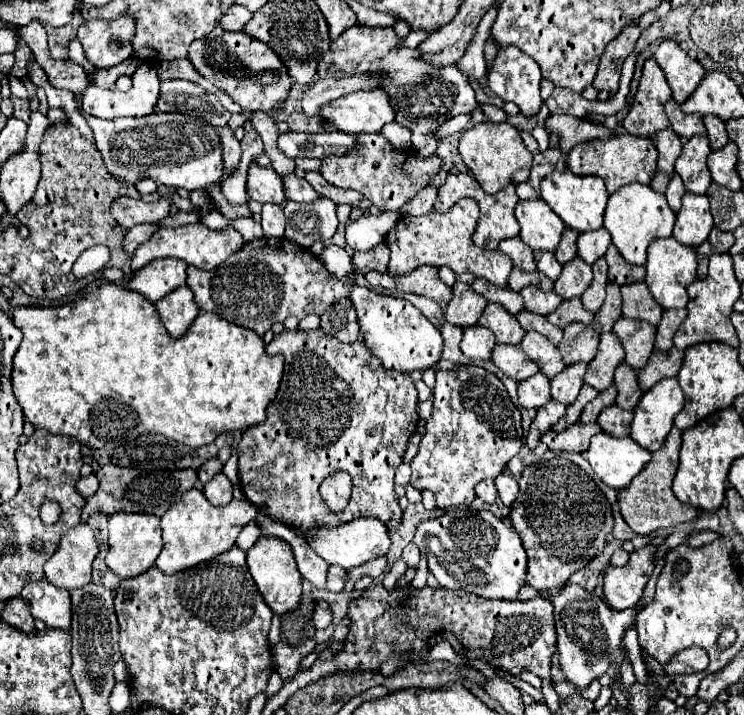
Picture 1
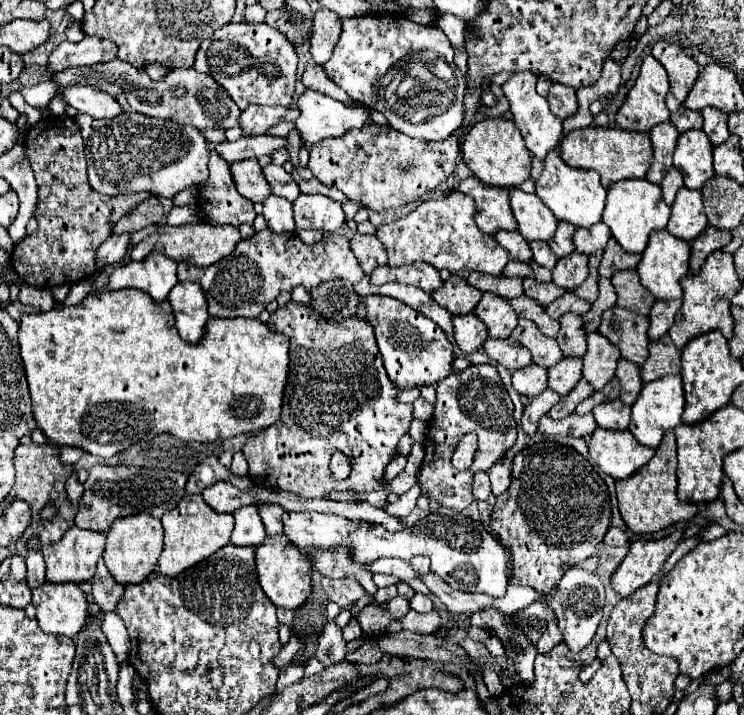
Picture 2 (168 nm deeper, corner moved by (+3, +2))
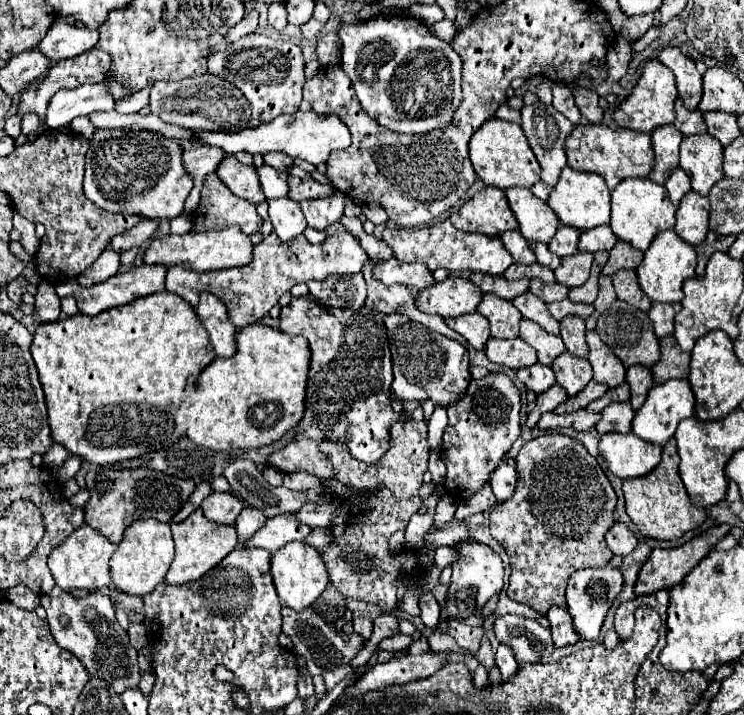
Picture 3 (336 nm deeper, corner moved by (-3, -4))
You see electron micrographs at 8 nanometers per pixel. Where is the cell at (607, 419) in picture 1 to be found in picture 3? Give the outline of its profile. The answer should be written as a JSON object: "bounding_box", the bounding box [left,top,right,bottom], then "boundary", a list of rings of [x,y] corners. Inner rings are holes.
{"bounding_box":[597,403,635,435],"boundary":[[[611,403],[609,407],[605,407],[601,411],[601,421],[597,423],[597,431],[601,435],[605,433],[629,433],[631,431],[631,421],[635,417],[635,411],[631,409],[631,405],[625,403]]]}

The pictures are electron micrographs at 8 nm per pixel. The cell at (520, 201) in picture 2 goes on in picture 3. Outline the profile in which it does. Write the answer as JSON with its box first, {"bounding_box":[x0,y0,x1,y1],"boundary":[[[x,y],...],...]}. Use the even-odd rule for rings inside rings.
{"bounding_box":[505,189,559,243],"boundary":[[[507,189],[505,191],[511,211],[519,223],[521,235],[529,243],[549,243],[559,227],[559,217],[551,211],[551,207],[537,199],[529,189]]]}

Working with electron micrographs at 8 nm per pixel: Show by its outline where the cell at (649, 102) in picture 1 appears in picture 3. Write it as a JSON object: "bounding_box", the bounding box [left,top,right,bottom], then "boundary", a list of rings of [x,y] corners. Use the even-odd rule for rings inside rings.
{"bounding_box":[613,59,677,133],"boundary":[[[653,59],[645,65],[639,83],[633,87],[631,95],[617,107],[617,111],[613,113],[613,119],[623,129],[651,133],[659,125],[667,125],[675,121],[675,111],[673,111],[675,99],[677,99],[677,87],[675,87],[673,71],[661,65],[657,59]]]}

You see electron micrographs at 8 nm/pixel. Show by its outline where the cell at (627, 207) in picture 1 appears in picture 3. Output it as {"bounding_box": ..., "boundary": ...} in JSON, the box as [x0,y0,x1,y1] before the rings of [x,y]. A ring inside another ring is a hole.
{"bounding_box":[609,179,675,251],"boundary":[[[625,179],[611,191],[611,223],[609,227],[621,239],[639,251],[647,251],[655,235],[675,227],[675,207],[667,199],[667,189],[651,179]]]}

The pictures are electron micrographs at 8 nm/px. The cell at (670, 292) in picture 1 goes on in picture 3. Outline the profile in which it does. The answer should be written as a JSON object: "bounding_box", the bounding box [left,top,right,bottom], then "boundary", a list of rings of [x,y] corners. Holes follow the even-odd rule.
{"bounding_box":[637,229,697,303],"boundary":[[[673,229],[659,233],[651,247],[645,251],[643,263],[637,267],[639,275],[639,285],[641,289],[649,295],[651,301],[661,301],[661,303],[677,303],[683,299],[683,281],[689,277],[695,277],[695,267],[697,267],[697,255],[689,243],[679,239]]]}

